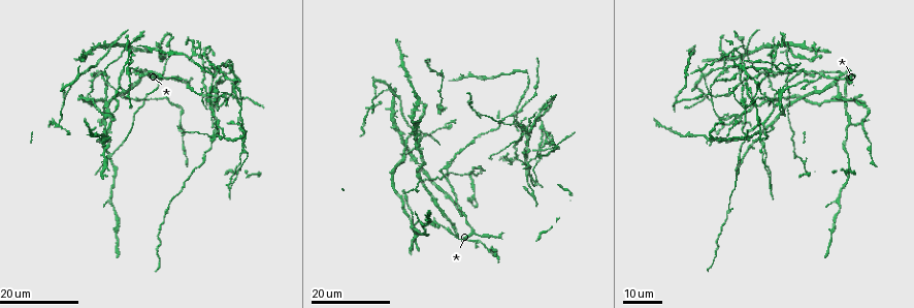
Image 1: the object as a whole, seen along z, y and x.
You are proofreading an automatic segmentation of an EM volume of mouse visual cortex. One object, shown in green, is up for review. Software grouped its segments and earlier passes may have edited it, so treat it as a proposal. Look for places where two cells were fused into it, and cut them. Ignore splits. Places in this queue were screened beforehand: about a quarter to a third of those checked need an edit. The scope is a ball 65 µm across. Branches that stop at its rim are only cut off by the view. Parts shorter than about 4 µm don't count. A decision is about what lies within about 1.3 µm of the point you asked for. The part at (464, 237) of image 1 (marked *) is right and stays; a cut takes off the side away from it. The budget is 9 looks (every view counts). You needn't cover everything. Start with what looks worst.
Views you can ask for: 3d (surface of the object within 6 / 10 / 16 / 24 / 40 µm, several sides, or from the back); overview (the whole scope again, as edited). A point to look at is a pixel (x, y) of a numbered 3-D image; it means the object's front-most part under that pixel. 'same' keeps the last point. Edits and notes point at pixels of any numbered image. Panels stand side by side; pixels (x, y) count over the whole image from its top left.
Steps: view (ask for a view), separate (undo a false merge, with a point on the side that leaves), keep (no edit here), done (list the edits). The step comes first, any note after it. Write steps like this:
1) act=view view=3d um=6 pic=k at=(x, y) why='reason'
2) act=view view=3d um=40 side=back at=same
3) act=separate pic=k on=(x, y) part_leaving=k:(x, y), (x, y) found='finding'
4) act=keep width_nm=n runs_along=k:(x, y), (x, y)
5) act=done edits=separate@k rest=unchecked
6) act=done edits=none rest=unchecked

act=view view=3d um=24 pic=1 at=(731, 91)

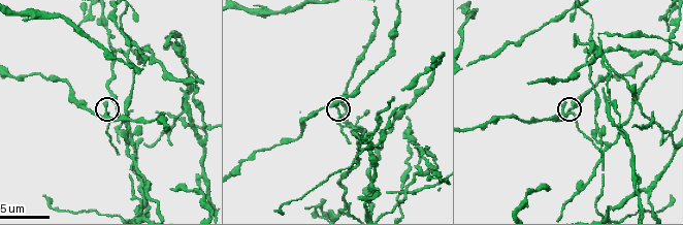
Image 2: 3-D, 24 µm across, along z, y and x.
act=view view=3d um=10 pic=2 at=(563, 114)

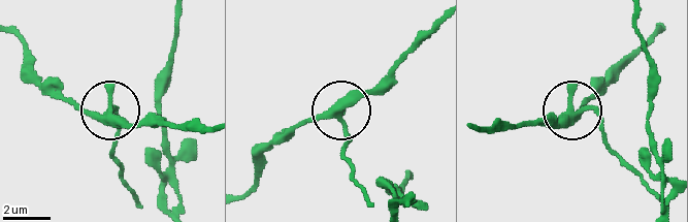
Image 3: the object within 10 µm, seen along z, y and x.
act=keep arms=4 runs_along=3:(244, 190), (268, 150), (316, 115), (357, 101), (396, 61) found='one cell here'

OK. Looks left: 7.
act=view view=3d um=24 pic=1 at=(747, 122) why='calibre changes'

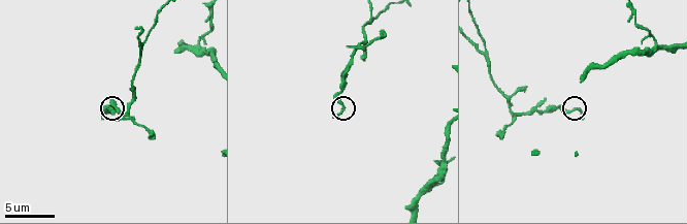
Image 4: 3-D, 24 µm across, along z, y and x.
act=view view=3d um=6 pic=4 at=(344, 107)

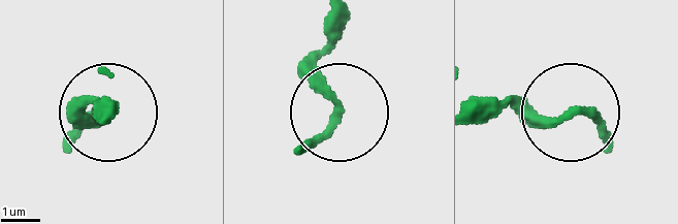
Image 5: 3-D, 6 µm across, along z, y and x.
act=keep runs_along=5:(479, 115), (563, 115) found='continuous, no second cell'

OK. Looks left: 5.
act=view view=3d um=24 pic=1 at=(110, 138)

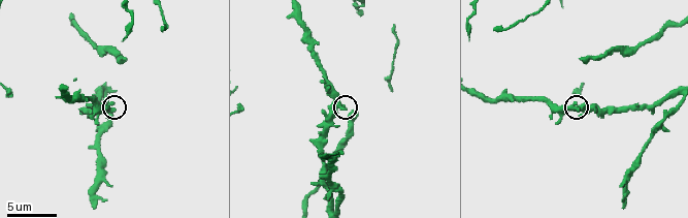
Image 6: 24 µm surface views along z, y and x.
act=view view=3d um=6 pic=6 at=(110, 105)

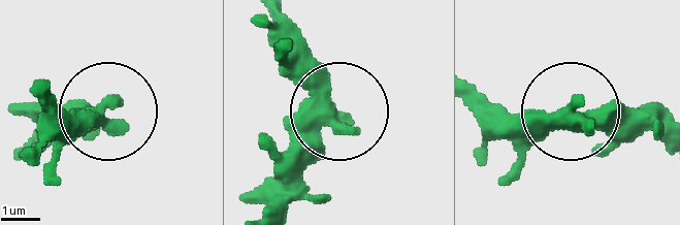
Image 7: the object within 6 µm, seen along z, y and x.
act=view view=3d um=6 side=back pic=7 at=(111, 102)

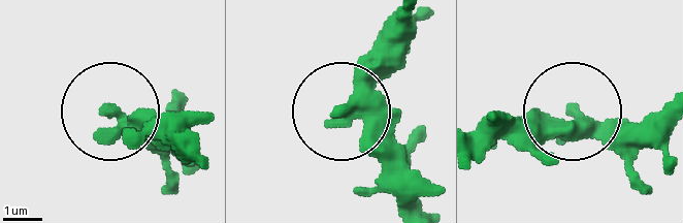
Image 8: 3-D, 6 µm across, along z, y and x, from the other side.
act=keep side_arm_um=20 found='continuous, no second cell'

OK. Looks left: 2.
act=view view=3d um=10 pic=4 at=(488, 53) why='sudden change in width'

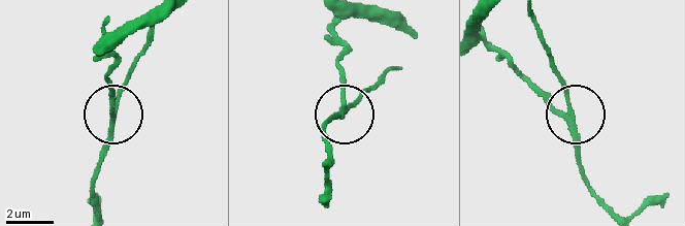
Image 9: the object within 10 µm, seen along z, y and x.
act=keep arms=3 found='continuous, no second cell'

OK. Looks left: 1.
act=done edits=none rest=unchecked

